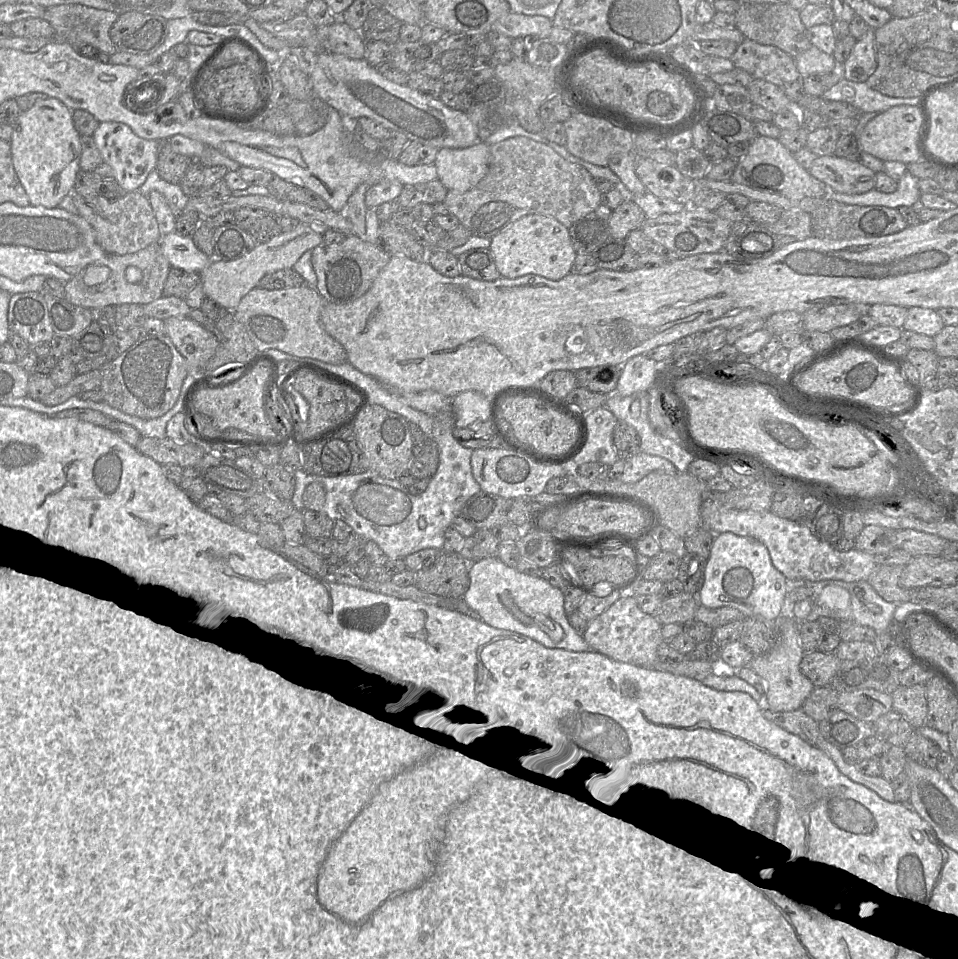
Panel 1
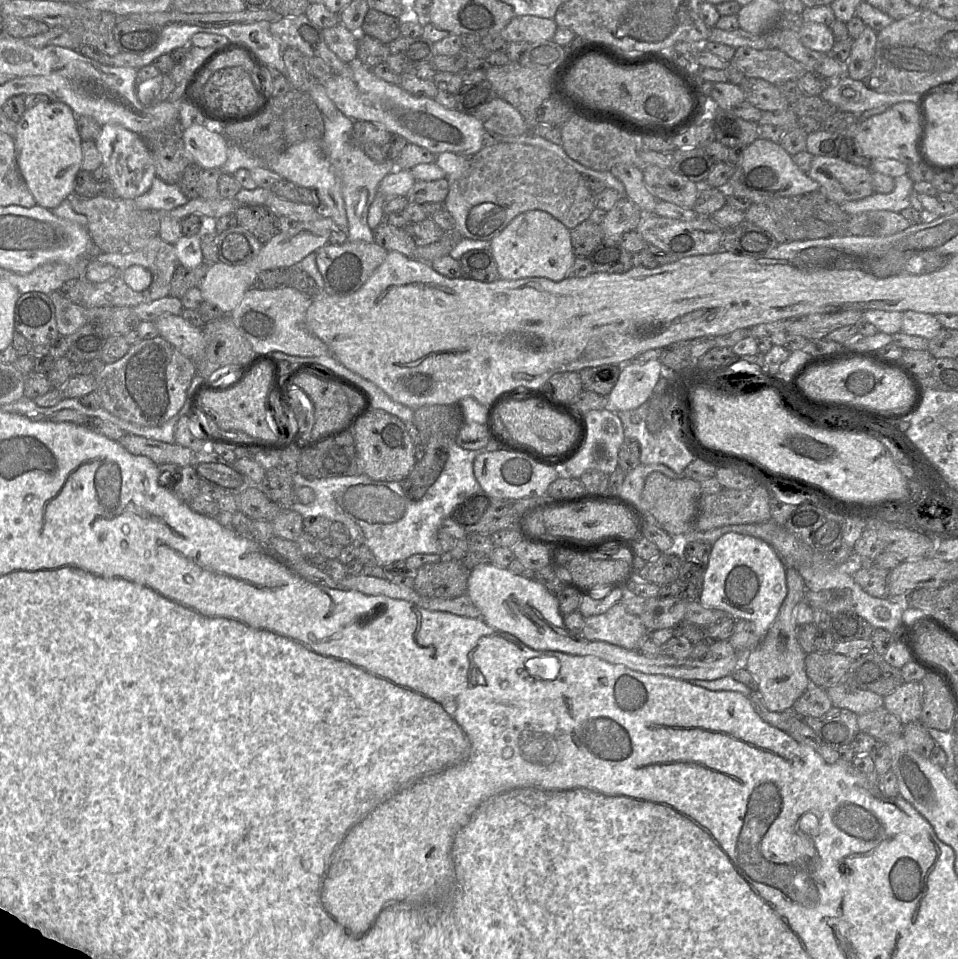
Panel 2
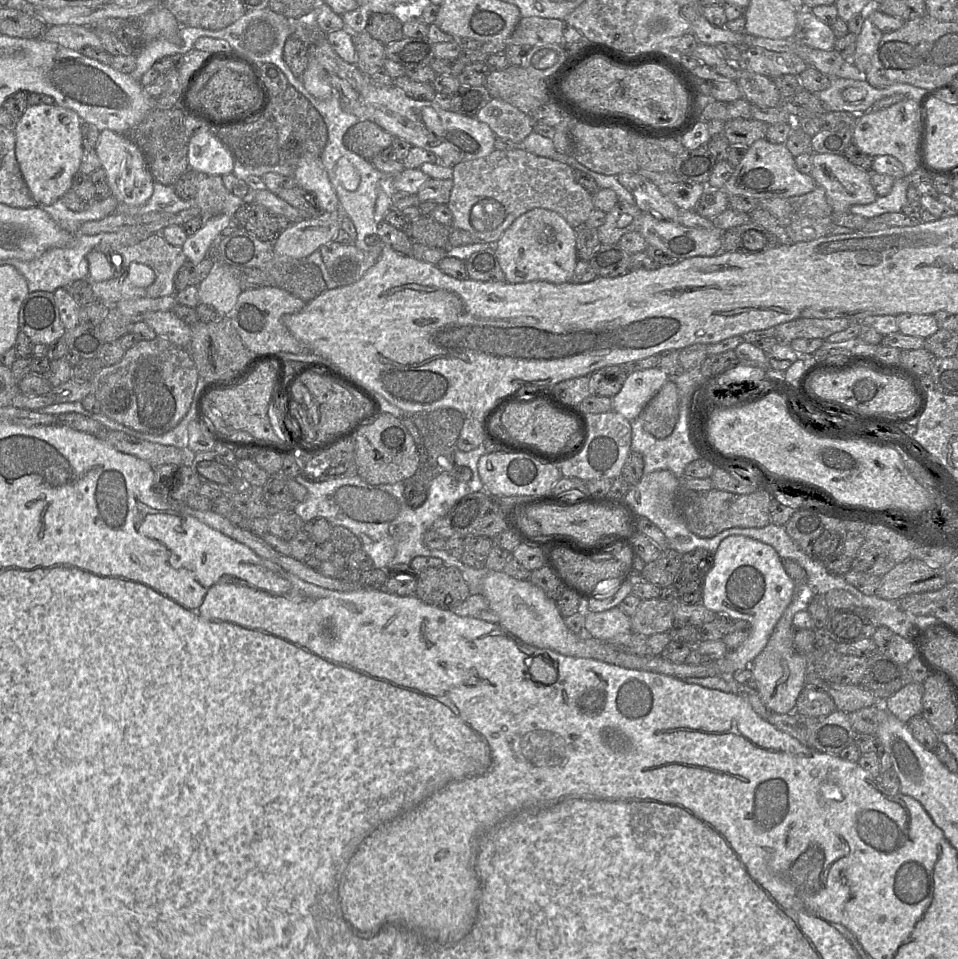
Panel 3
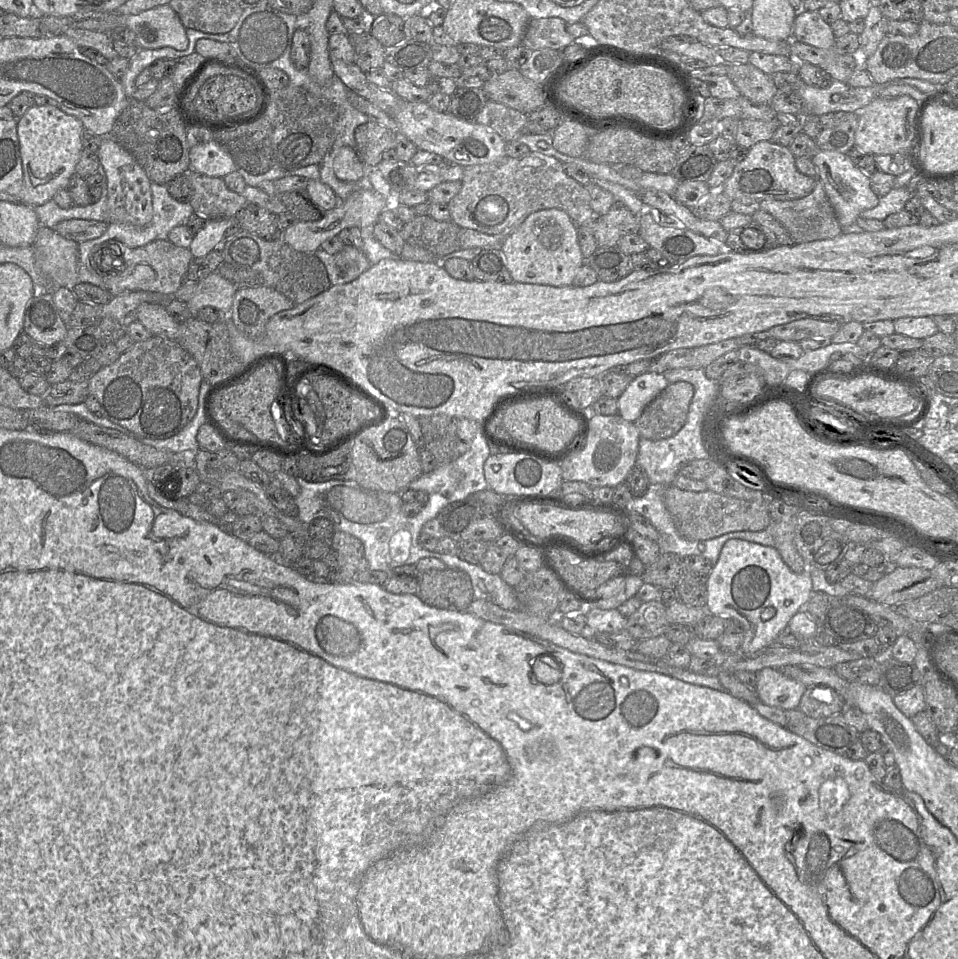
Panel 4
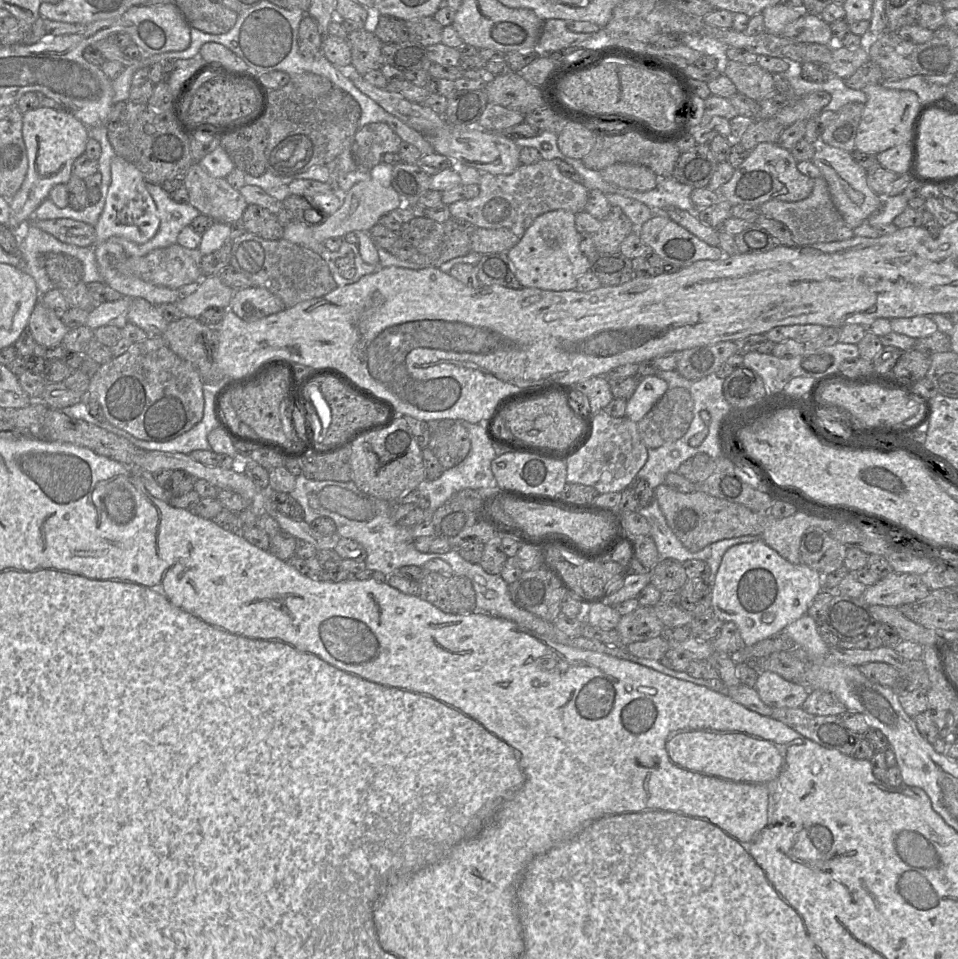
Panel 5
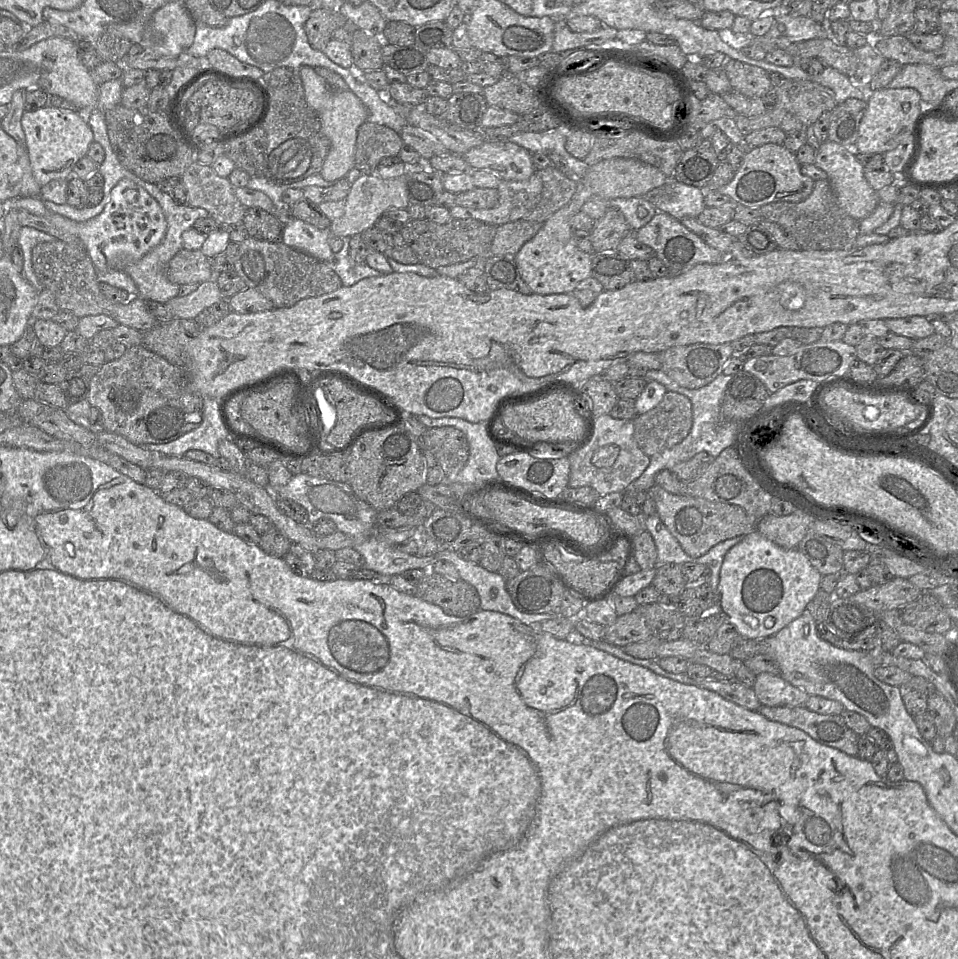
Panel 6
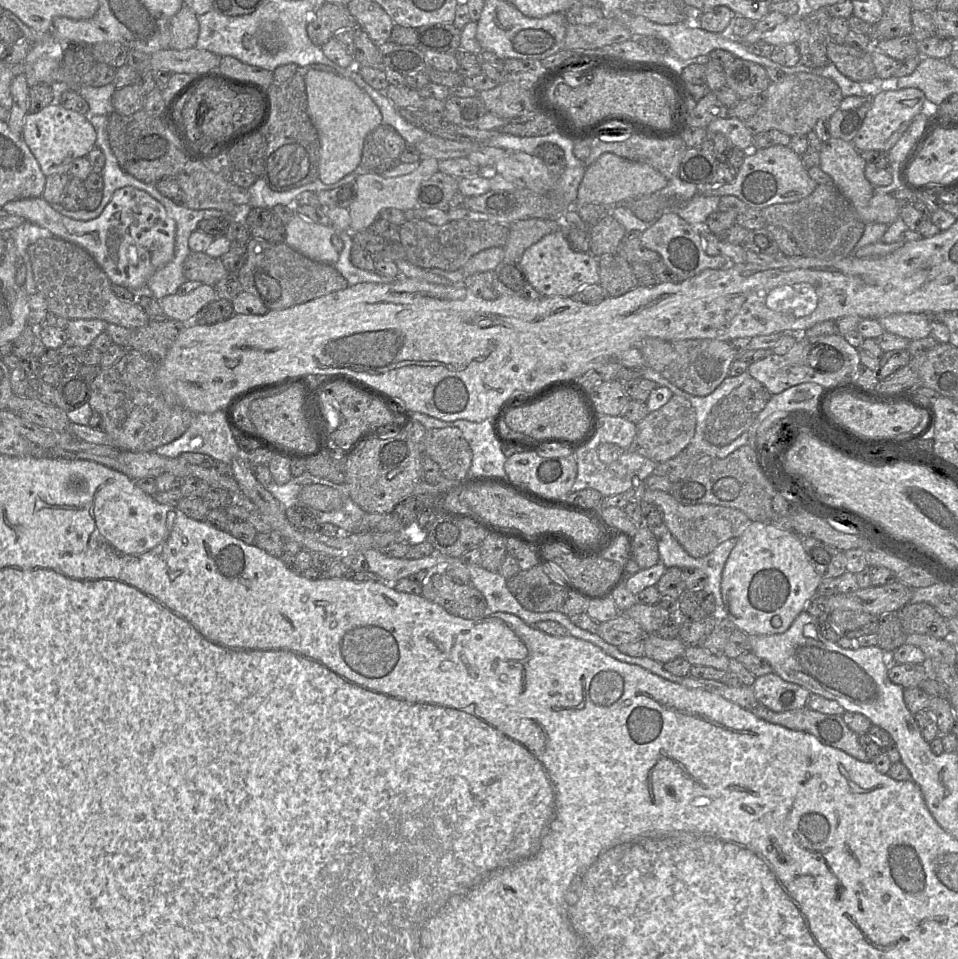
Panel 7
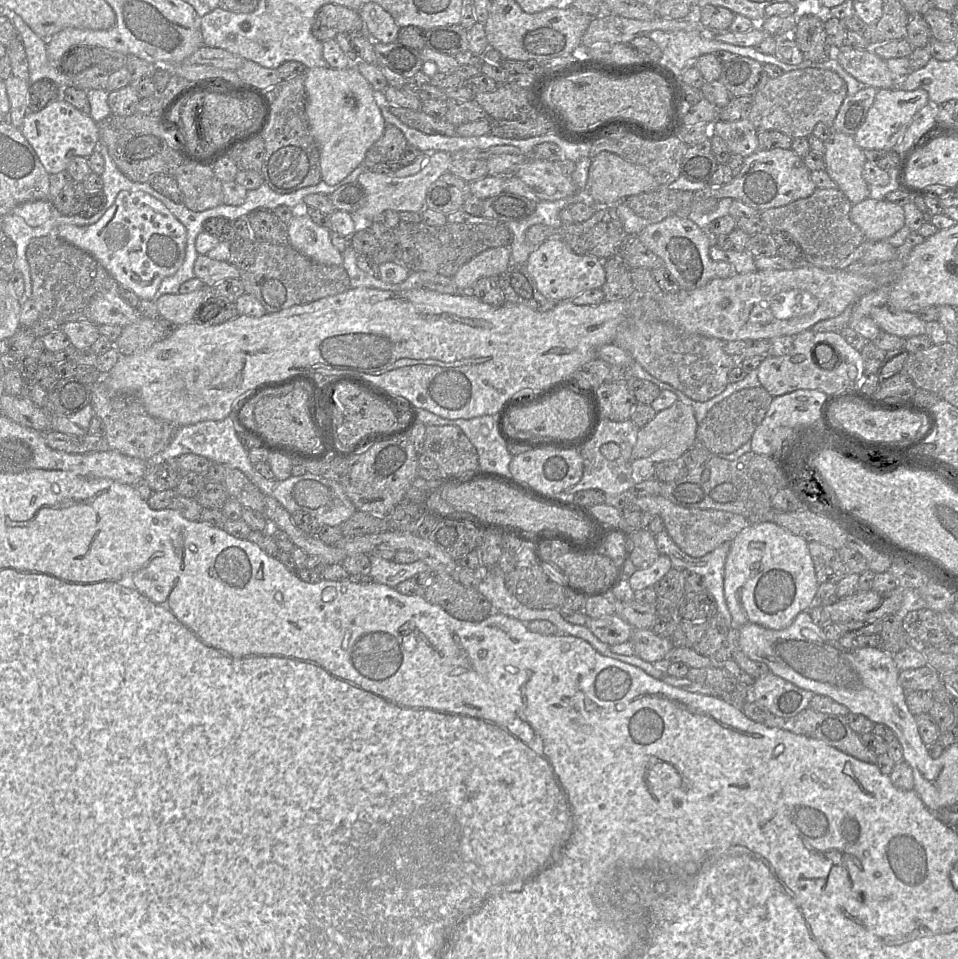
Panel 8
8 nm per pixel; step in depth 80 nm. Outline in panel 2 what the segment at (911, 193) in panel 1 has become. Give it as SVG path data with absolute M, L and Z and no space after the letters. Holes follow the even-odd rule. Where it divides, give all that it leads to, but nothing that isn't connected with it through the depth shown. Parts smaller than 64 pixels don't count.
M907 174L894 178L895 187L888 194L874 192L860 200L847 201L840 206L848 214L858 214L871 210L889 210L900 212L910 207L910 195L914 182Z

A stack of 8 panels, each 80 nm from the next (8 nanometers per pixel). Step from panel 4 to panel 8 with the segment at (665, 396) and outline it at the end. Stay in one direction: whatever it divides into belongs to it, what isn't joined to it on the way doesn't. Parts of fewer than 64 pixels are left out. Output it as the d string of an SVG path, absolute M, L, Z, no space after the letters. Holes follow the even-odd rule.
M678 399L670 407L656 412L652 420L639 428L632 459L647 458L654 463L675 460L695 445L697 427L693 408Z

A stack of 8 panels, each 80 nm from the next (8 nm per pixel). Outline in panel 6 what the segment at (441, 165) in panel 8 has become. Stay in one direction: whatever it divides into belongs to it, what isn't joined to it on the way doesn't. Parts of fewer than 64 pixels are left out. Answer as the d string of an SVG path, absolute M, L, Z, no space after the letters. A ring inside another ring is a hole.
M355 168L354 173L346 178L349 178L352 183L351 190L345 199L343 215L331 222L329 227L330 235L338 237L361 235L366 230L376 227L377 221L388 210L394 208L407 209L410 205L406 176L386 179L376 173L357 173Z

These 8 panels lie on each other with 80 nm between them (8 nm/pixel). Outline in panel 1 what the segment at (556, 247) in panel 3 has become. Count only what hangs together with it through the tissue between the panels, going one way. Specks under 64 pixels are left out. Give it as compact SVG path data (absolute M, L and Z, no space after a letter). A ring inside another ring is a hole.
M528 214L516 220L490 239L489 250L500 276L505 278L534 274L560 280L570 273L577 255L568 228L545 214Z

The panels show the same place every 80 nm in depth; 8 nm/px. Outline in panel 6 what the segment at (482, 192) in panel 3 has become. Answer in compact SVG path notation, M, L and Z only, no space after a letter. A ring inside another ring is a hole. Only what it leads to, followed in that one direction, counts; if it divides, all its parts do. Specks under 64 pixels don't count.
M555 166L536 170L525 180L501 180L497 190L498 204L493 208L476 209L460 205L450 208L453 218L477 219L494 226L503 225L517 220L528 220L544 223L553 213L567 205L576 192L578 181L574 177L567 177Z

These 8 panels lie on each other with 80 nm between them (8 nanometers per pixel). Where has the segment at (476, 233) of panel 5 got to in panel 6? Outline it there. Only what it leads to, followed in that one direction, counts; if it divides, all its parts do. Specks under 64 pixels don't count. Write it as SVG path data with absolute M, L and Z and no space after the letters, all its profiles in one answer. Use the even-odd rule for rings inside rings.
M517 220L496 227L491 255L515 255L541 228L543 223Z

